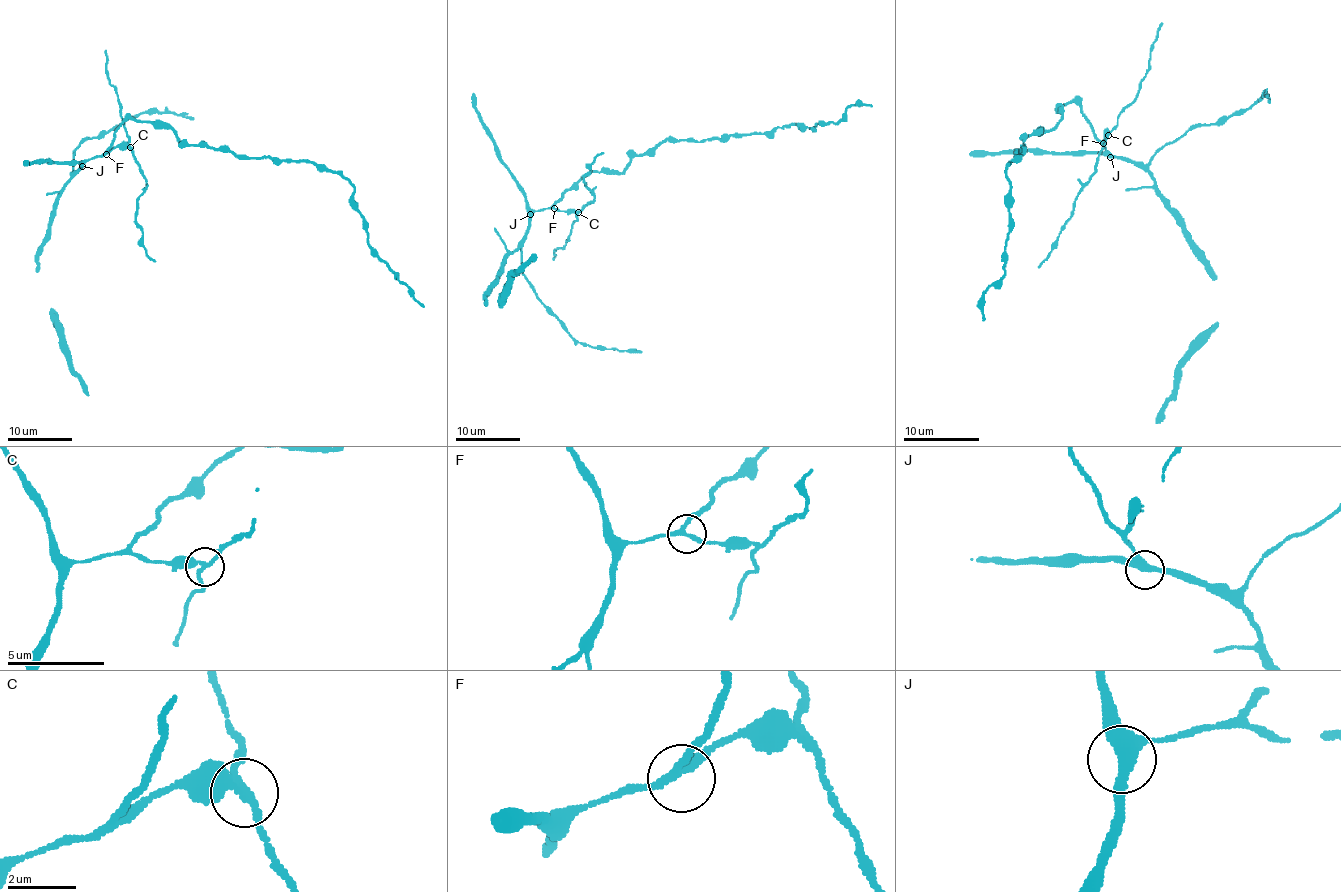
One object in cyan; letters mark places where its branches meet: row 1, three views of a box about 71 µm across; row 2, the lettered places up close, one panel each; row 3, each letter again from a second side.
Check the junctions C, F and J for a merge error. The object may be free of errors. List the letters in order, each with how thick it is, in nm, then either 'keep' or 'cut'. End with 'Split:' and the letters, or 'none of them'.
C: 240 nm thick; cut
F: 220 nm thick; keep
J: 360 nm thick; keep
Split: C

